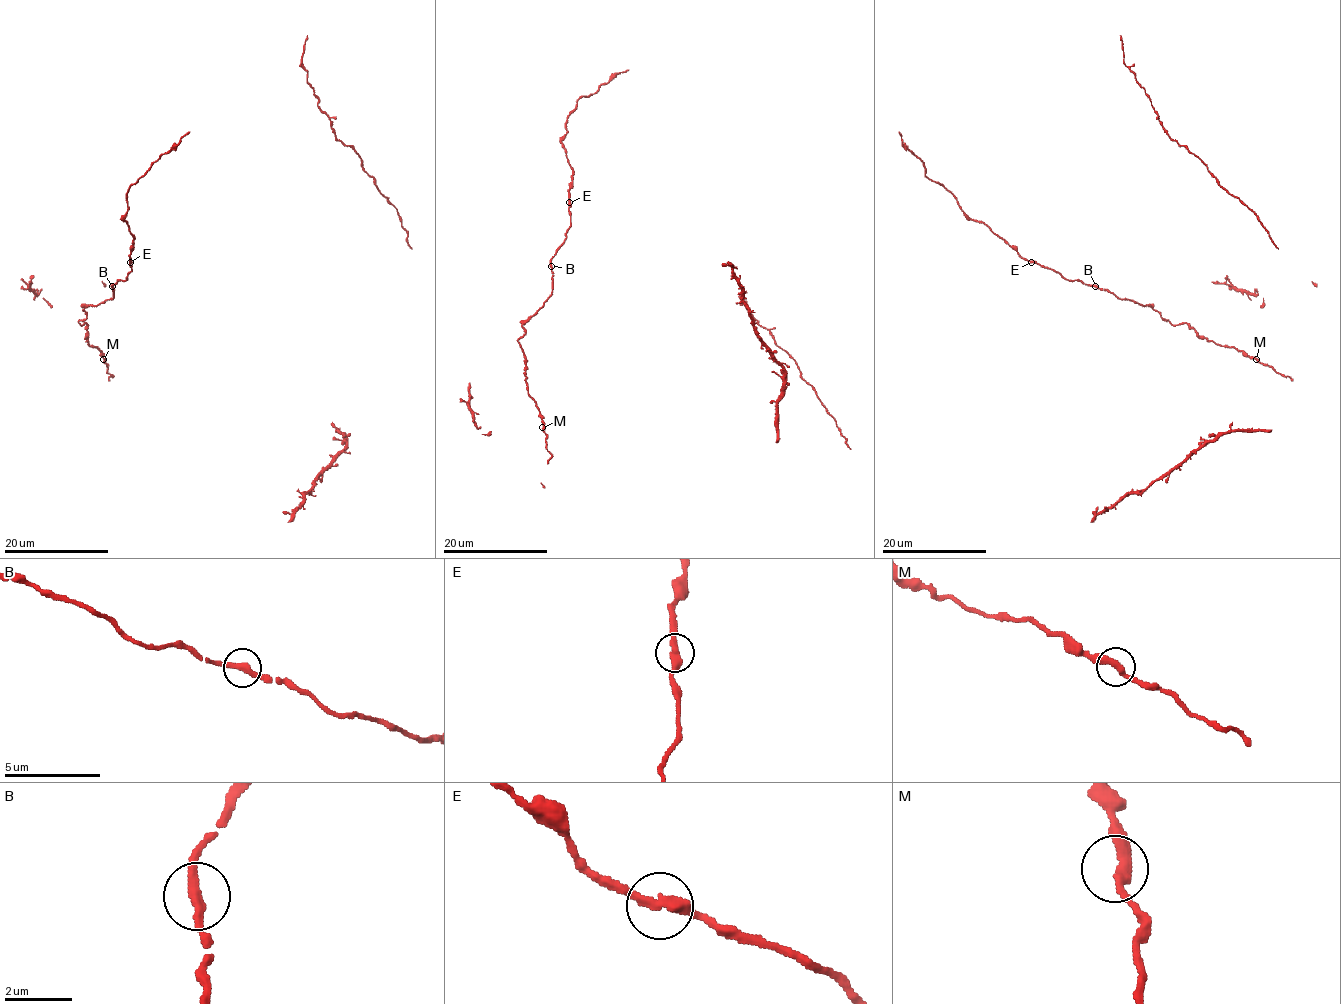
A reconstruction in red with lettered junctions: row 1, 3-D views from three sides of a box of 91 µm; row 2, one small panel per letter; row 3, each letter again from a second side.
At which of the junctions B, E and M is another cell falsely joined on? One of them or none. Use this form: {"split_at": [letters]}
{"split_at": []}

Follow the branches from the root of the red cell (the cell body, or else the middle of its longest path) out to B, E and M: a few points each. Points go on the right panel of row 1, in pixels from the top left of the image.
B: (1284, 376), (1234, 348), (1203, 339), (1186, 323), (1173, 324), (1149, 306), (1118, 298), (1094, 286)
E: (1284, 376), (1234, 348), (1203, 339), (1186, 323), (1165, 320), (1149, 306), (1063, 279), (1032, 262)
M: (1284, 376), (1256, 359)

